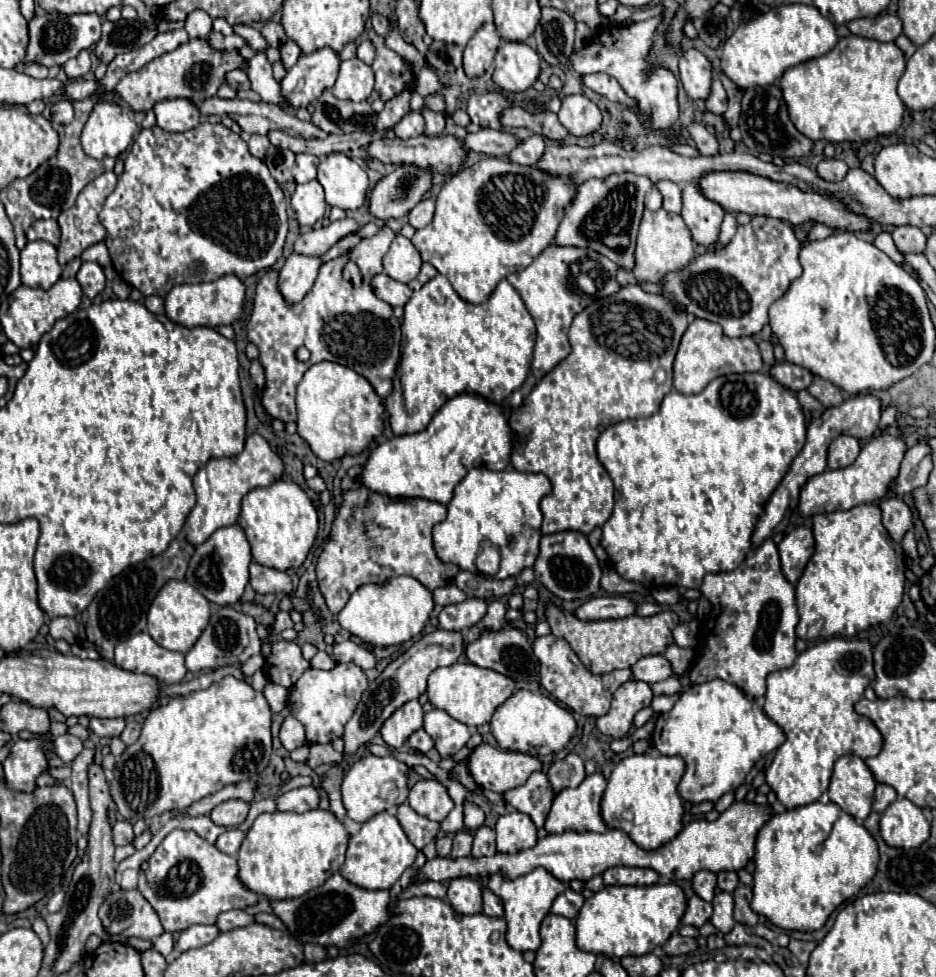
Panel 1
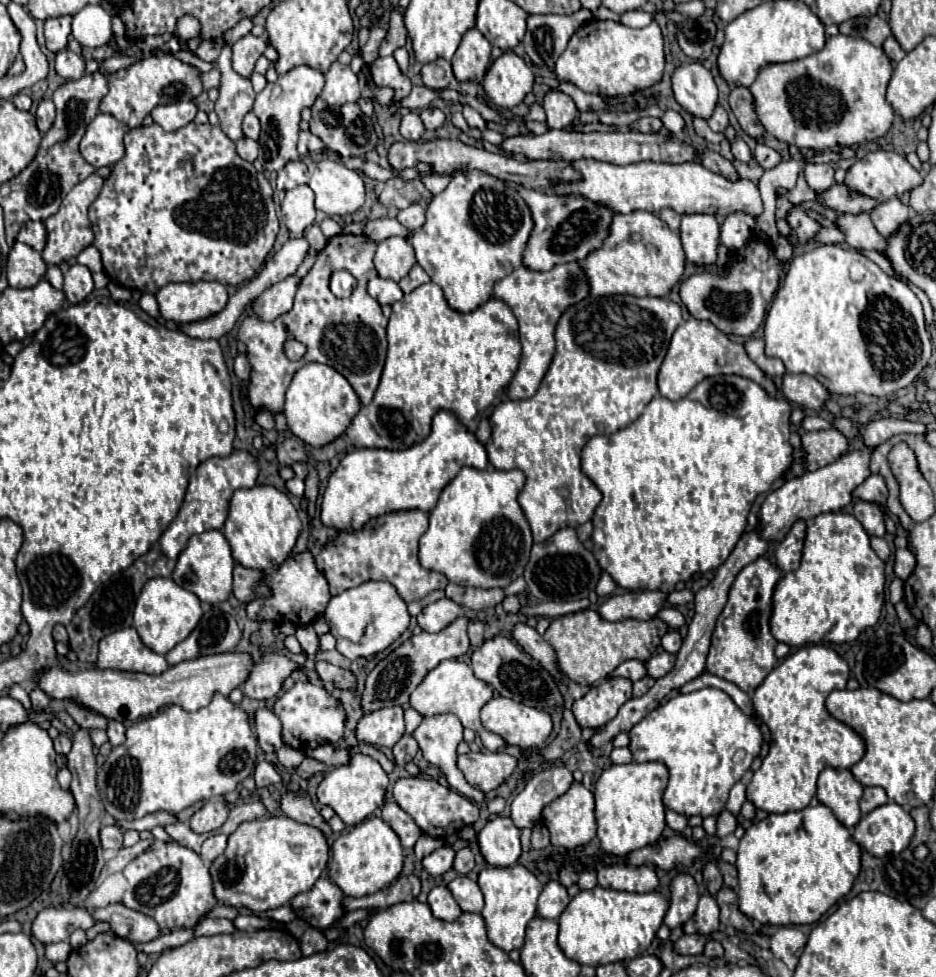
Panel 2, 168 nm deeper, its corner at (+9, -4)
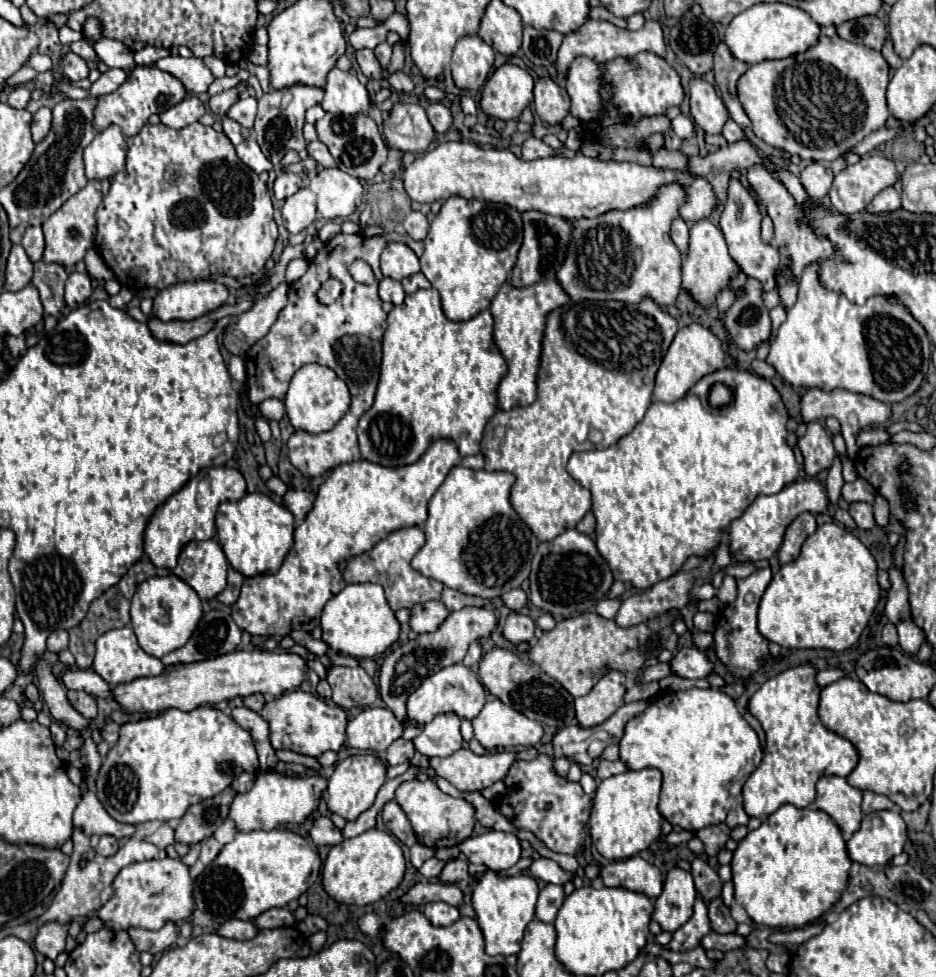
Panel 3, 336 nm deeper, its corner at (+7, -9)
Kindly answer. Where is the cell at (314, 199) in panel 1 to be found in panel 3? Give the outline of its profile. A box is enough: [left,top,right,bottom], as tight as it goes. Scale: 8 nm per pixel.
[282,188,317,234]

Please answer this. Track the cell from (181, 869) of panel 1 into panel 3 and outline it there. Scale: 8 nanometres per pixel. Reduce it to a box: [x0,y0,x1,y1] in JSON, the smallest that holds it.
[98,858,194,930]

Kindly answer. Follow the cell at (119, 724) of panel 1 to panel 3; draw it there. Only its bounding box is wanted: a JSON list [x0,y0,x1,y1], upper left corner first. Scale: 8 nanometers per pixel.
[68,690,98,720]

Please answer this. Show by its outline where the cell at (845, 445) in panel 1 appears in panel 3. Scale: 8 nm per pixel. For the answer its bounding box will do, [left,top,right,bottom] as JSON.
[798,422,836,476]

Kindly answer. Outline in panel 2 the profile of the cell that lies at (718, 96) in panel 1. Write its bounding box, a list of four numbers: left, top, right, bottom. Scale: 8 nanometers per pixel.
[708,105,728,131]

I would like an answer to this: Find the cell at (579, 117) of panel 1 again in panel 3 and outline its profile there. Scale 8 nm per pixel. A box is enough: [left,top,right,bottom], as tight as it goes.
[534,78,570,124]

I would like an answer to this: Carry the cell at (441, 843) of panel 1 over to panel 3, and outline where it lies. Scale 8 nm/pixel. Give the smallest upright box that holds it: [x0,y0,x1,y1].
[410,842,434,868]

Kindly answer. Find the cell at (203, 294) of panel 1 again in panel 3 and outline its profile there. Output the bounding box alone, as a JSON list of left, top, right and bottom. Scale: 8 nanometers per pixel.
[154,280,228,322]

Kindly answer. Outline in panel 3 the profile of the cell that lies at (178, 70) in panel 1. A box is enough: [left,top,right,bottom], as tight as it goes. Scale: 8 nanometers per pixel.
[94,66,186,136]

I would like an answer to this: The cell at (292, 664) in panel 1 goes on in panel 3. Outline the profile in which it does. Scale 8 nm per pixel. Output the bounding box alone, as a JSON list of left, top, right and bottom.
[244,694,266,712]

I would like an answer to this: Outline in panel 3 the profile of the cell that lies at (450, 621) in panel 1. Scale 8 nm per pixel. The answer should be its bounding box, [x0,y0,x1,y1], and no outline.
[410,602,450,634]

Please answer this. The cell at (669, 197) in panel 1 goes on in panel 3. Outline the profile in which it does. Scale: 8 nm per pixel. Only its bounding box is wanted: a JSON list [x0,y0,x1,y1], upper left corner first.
[670,218,688,254]

